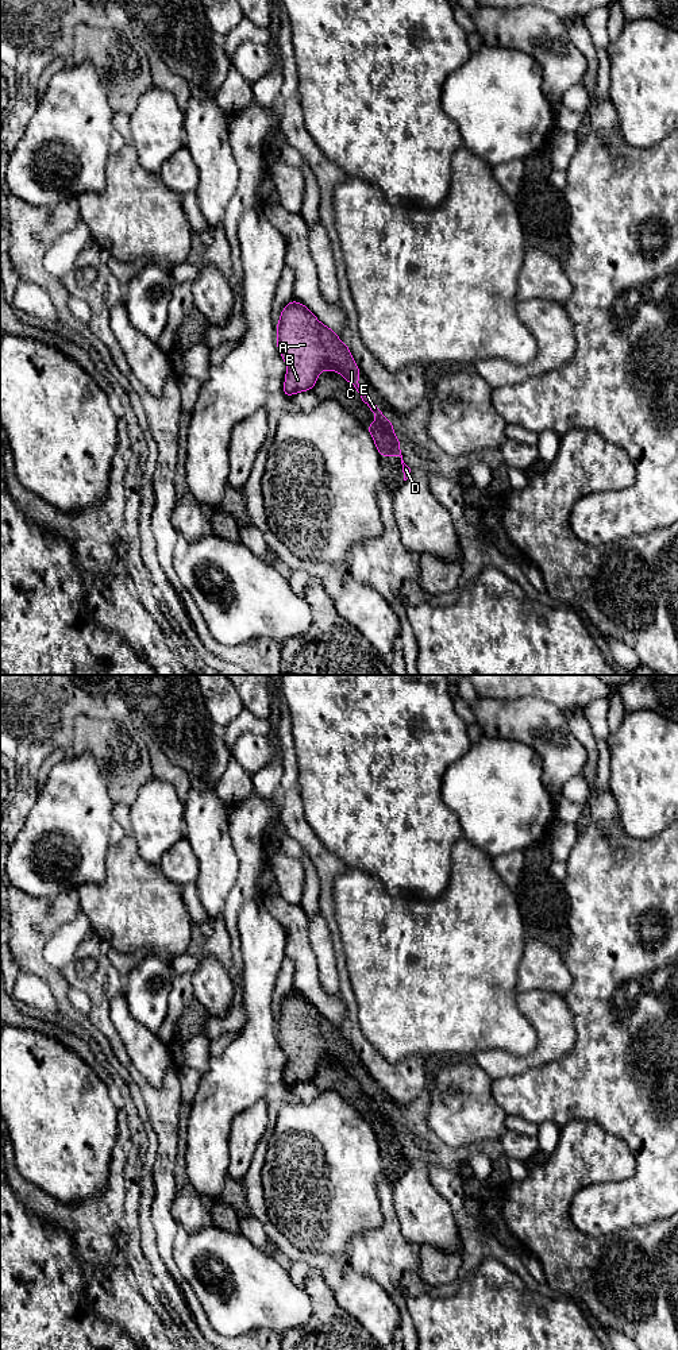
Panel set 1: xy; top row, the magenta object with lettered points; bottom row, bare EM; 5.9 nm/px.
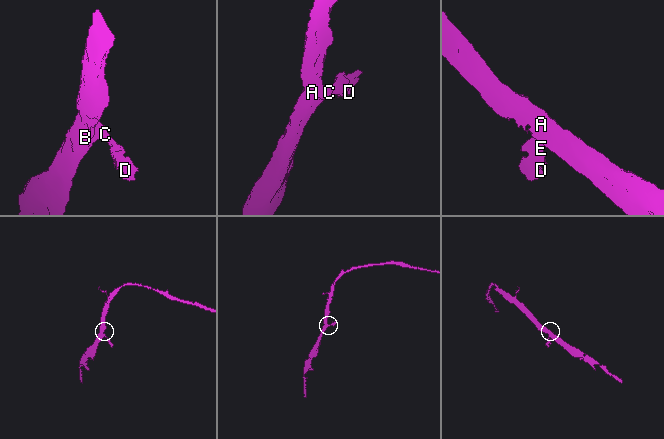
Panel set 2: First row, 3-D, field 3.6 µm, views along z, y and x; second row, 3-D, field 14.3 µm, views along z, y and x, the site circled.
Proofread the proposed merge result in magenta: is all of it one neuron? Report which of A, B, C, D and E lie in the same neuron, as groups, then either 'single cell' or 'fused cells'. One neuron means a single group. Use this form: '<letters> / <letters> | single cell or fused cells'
A B / C D E | fused cells

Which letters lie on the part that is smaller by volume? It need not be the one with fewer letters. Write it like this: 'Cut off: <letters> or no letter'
Cut off: C, D, E

